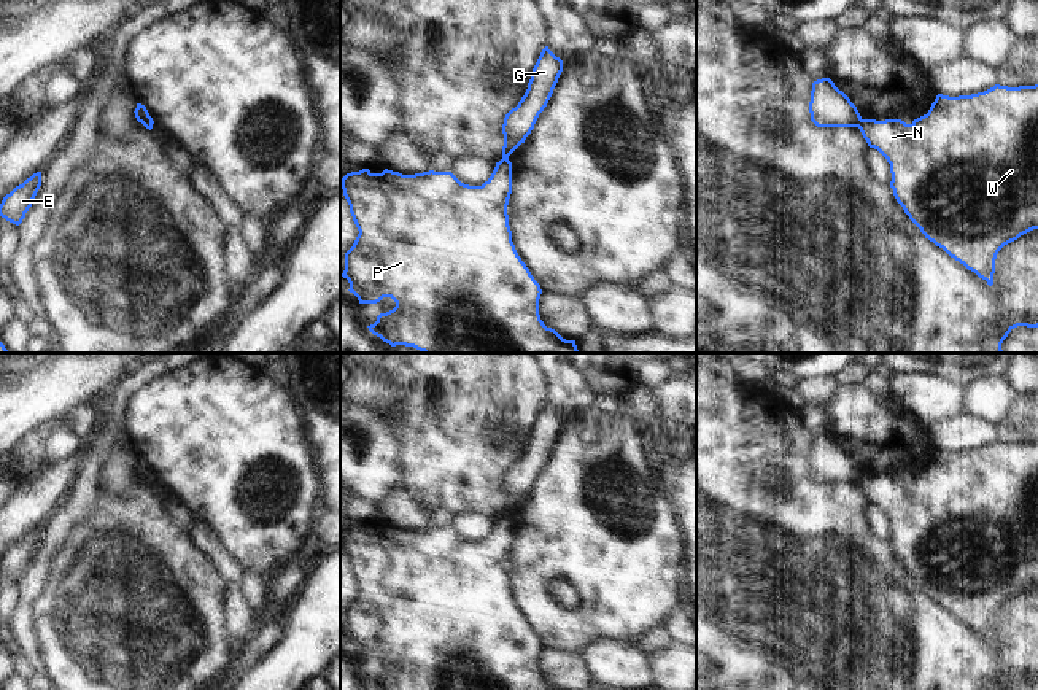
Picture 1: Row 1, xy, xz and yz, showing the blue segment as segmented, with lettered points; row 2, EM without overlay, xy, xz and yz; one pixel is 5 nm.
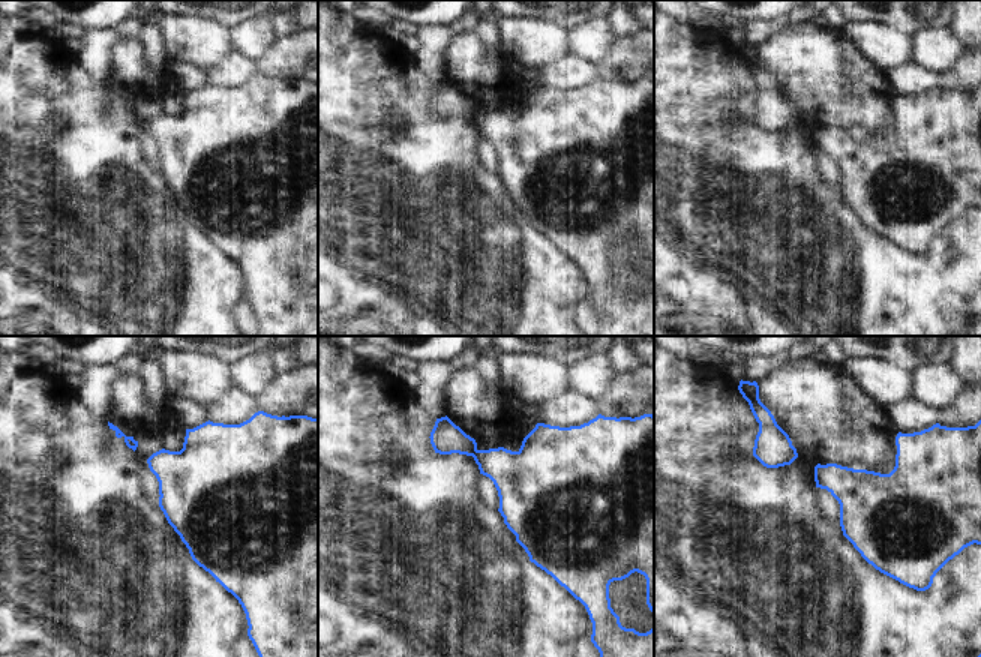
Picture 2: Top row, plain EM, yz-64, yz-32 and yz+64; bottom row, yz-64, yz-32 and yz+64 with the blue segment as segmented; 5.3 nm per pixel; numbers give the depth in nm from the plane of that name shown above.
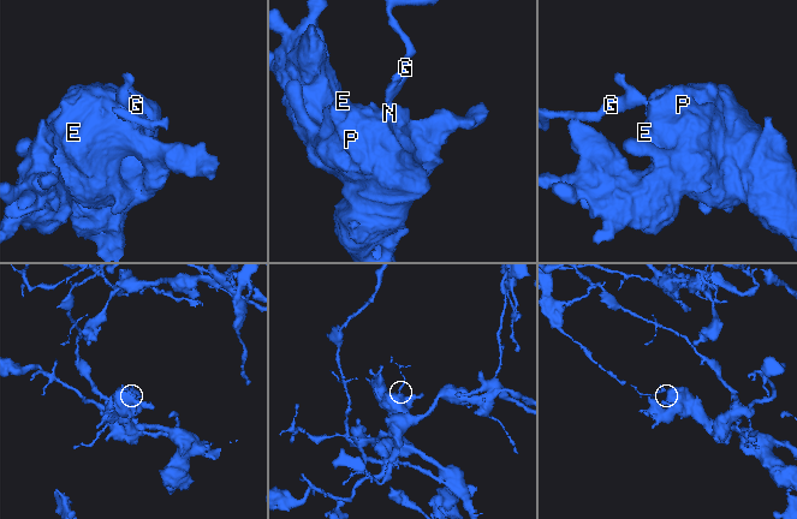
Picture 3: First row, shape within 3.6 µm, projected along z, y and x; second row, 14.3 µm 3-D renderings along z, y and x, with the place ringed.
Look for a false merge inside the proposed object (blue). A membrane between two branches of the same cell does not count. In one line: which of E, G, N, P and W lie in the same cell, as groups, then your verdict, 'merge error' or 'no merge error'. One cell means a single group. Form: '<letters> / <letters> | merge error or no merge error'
E N P W / G | merge error

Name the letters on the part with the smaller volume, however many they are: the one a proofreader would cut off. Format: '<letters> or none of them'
G

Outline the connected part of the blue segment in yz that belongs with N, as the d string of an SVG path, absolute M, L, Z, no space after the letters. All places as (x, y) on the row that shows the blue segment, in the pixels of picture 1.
M995 84L984 92L959 97L938 94L928 113L911 124L901 119L862 119L858 129L868 146L890 164L893 196L925 238L992 286L998 251L1038 229L1038 84Z

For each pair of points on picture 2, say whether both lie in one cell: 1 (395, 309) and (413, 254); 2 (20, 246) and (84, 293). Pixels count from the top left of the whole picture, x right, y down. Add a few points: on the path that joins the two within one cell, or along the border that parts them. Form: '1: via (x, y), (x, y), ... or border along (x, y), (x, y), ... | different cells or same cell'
1: border along (369, 276), (389, 284), (413, 306) | different cells
2: via (36, 246), (68, 276) | same cell

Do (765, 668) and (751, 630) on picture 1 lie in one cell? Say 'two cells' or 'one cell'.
two cells

